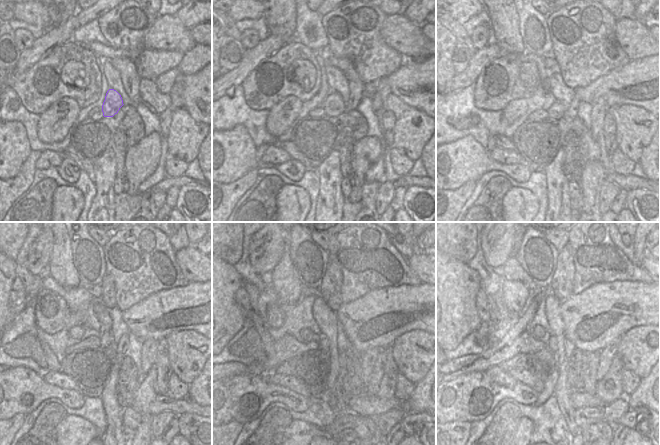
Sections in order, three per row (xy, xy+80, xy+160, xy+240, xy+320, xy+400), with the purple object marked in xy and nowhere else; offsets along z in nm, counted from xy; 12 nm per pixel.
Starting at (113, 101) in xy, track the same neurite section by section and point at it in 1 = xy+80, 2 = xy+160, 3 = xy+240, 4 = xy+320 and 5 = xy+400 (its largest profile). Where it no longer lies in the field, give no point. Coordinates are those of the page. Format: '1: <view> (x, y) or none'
1: xy+80 (334, 106)
2: xy+160 (556, 110)
3: xy+240 (106, 338)
4: xy+320 (324, 343)
5: xy+400 (552, 342)

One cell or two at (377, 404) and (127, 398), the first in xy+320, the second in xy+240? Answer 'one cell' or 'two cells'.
two cells

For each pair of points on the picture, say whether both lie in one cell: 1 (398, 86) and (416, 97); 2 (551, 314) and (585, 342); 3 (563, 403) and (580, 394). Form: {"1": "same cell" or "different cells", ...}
{"1": "same cell", "2": "different cells", "3": "different cells"}

